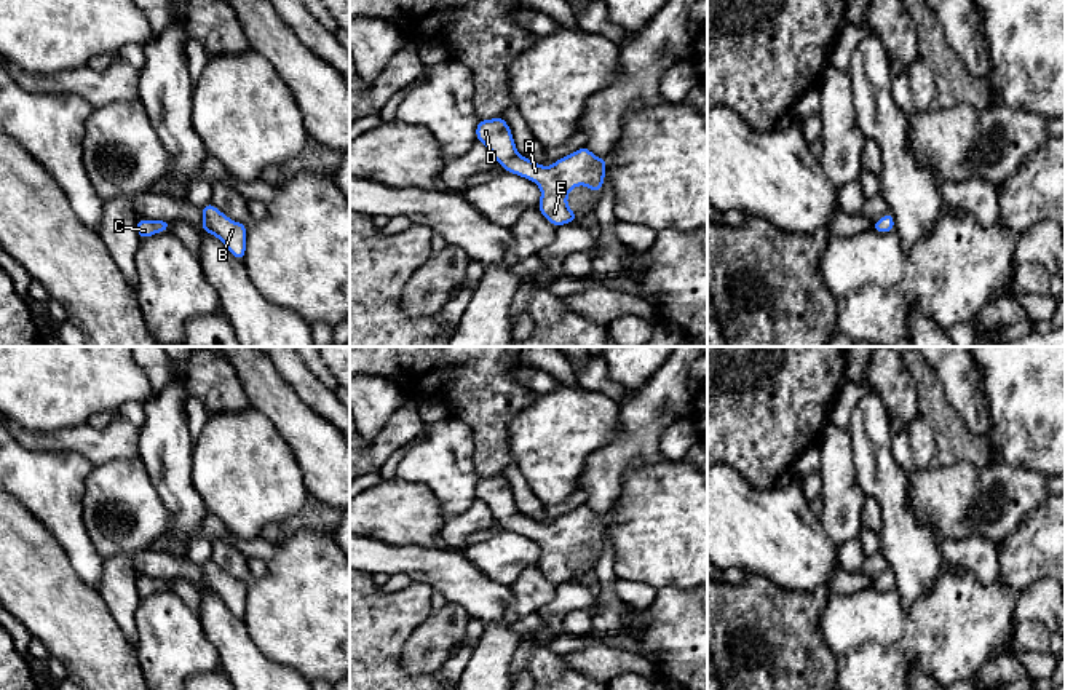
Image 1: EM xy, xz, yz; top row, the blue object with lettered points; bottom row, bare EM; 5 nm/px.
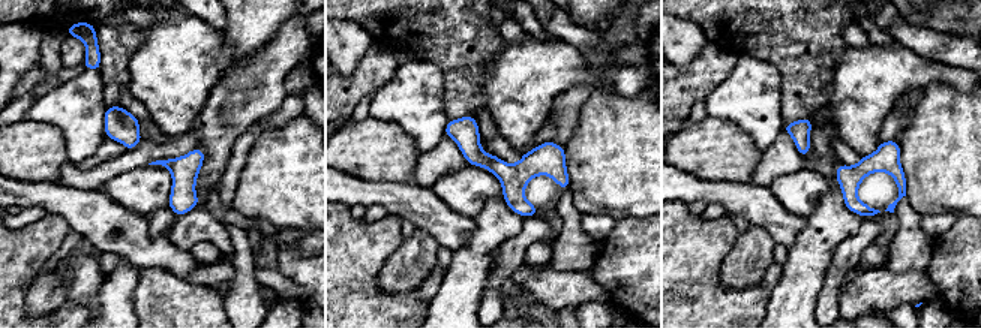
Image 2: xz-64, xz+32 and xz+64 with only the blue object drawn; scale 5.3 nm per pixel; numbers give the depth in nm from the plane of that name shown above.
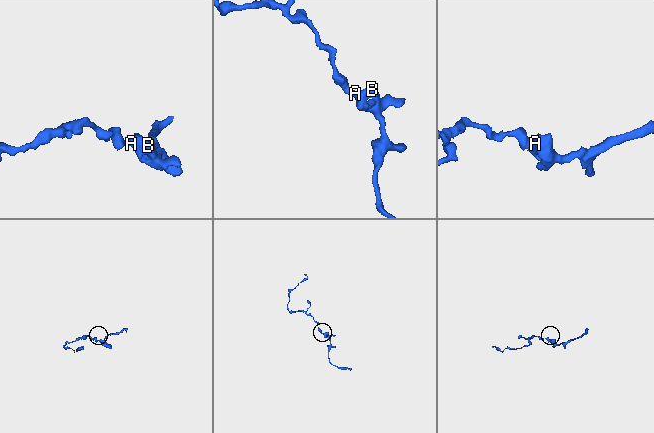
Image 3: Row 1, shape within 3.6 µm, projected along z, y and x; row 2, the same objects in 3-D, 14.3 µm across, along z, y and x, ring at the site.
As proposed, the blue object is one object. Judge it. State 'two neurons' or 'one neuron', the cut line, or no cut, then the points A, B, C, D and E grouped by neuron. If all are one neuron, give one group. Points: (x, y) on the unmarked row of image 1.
one neuron | no cut | A B C D E

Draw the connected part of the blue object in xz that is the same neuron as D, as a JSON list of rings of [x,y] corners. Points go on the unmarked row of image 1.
[[[503,474],[479,478],[476,498],[482,500],[505,529],[535,540],[541,548],[538,569],[556,586],[576,580],[578,573],[568,565],[567,554],[573,545],[586,543],[599,551],[607,527],[607,518],[596,514],[588,505],[559,516],[549,525],[522,514],[514,502],[509,482]]]

